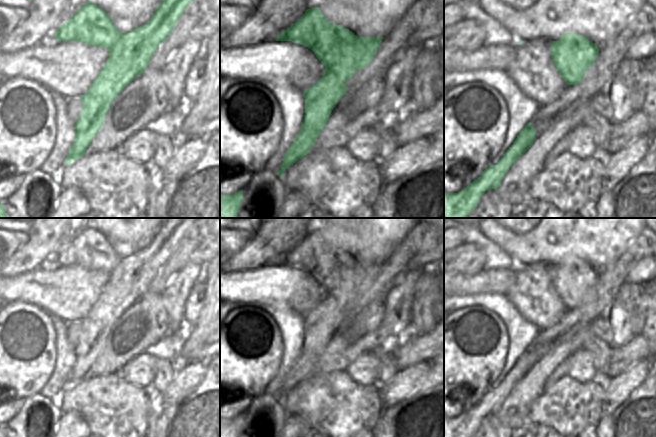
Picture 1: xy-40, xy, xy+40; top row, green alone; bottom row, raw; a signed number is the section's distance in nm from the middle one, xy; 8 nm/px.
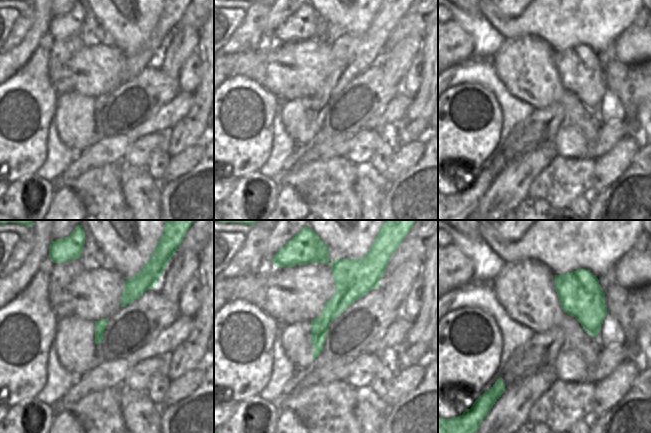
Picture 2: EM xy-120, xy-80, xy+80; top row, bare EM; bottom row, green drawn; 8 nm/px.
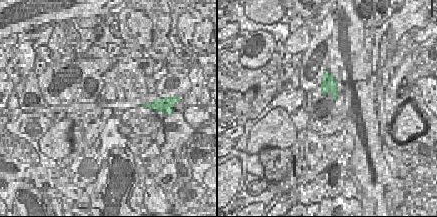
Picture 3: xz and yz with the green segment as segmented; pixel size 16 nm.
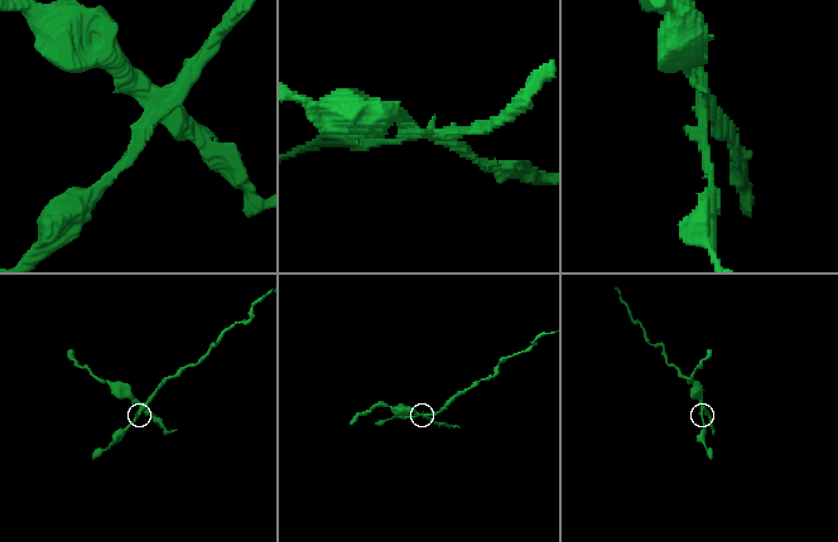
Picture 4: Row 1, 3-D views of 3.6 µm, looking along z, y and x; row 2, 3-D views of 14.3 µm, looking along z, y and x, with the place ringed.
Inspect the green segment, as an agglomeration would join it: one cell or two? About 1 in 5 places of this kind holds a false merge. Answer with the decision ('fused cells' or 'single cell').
fused cells

